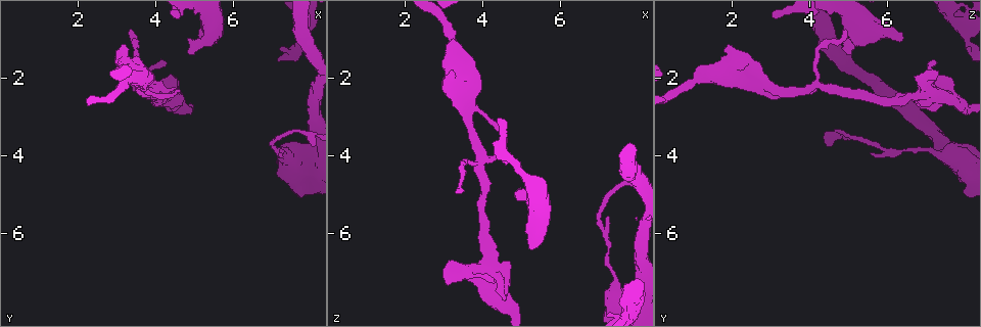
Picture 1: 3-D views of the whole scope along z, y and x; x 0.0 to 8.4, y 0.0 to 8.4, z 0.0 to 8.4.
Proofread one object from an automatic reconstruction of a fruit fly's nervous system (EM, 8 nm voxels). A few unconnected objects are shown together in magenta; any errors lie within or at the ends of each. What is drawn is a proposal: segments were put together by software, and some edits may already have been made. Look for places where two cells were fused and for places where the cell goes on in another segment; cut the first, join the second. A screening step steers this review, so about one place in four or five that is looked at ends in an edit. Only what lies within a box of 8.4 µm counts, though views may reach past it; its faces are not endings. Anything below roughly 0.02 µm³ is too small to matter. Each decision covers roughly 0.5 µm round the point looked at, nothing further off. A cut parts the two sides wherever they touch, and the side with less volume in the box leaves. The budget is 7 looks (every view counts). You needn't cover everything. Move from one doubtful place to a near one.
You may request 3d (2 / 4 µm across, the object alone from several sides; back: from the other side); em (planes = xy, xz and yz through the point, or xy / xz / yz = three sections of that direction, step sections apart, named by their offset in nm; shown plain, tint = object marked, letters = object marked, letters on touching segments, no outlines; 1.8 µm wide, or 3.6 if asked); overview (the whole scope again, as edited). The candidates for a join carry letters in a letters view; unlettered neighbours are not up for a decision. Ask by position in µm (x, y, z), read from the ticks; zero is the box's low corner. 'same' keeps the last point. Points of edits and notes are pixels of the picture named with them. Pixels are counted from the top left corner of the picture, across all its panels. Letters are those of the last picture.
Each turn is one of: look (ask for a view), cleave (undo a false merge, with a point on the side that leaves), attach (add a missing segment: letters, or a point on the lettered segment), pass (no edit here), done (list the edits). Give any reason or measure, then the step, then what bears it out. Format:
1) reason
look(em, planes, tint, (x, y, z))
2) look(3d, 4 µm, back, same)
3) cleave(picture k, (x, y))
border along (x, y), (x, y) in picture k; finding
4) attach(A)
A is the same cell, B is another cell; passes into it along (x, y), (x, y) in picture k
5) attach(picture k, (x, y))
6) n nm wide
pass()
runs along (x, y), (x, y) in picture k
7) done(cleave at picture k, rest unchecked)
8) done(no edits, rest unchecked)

an open end
look(em, planes, letters, (5.15, 1.05, 6.35))

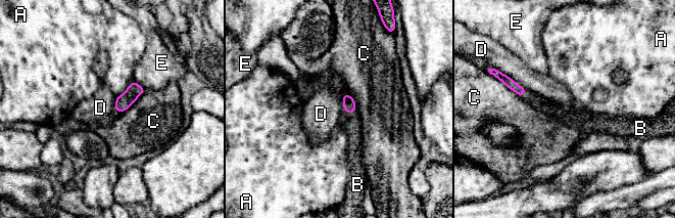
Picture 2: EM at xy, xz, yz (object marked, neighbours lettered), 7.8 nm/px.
attach(B)
B is the same cell, A, C, D and E are other cells; passes into it along (349, 105), (348, 112), (348, 122) in picture 2; it goes on there

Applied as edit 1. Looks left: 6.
see it whole again
look(overview)

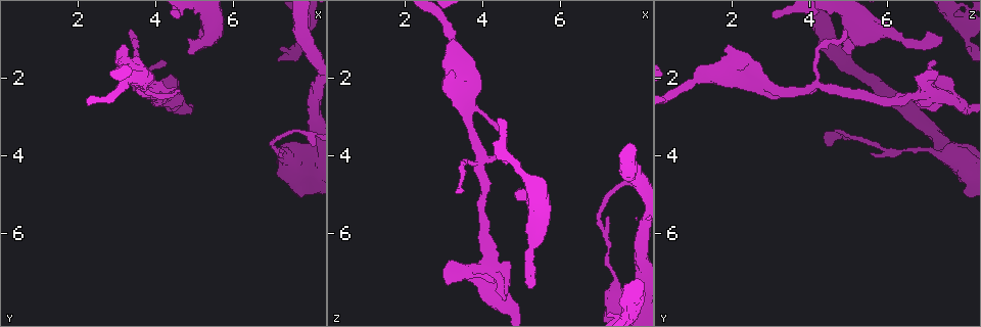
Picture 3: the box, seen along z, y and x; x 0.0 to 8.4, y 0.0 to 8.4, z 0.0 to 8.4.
sharp bend
look(3d, 2 µm, (7.85, 0.55, 7.80))

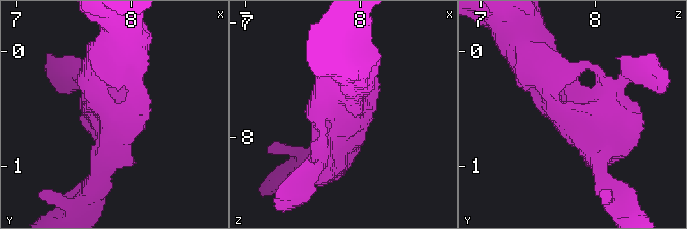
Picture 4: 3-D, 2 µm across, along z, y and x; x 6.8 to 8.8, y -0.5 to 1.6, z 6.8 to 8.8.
3 arms
look(em, planes, tint, (7.86, 0.56, 7.86))

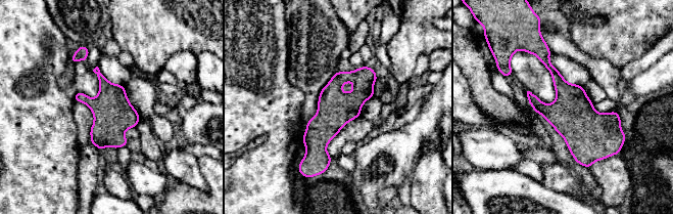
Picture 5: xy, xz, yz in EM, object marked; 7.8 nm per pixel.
see the neighbours
look(em, planes, letters, same)

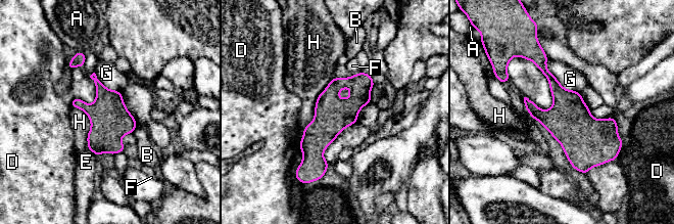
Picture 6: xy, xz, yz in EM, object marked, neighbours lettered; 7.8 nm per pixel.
pass()
A, B, D, E, F, G and H are other cells; runs along (365, 76), (318, 138), (320, 172) in picture 6; continuous, no second cell

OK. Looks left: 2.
branch stops here
look(3d, 4 µm, back, (3.25, 1.70, 2.75))

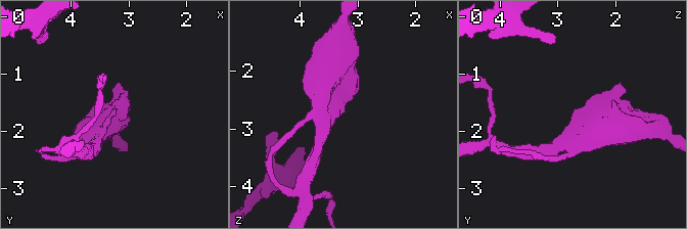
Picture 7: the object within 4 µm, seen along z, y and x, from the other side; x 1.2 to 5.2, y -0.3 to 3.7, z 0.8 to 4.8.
look(em, xz, step 4, letters, (3.30, 1.70, 2.80))

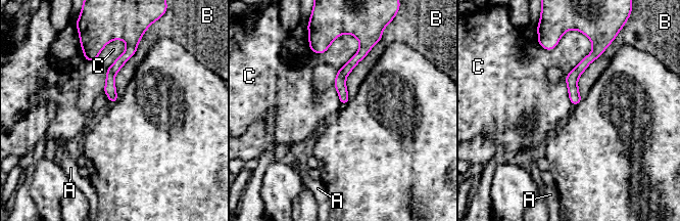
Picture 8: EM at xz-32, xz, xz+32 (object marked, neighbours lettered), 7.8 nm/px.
C touches over 550 nm
pass()
A, B and C are other cells; runs along (365, 52), (341, 75), (343, 101) in picture 8; none of them fits

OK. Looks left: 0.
done(attach at picture 2, rest unchecked)

